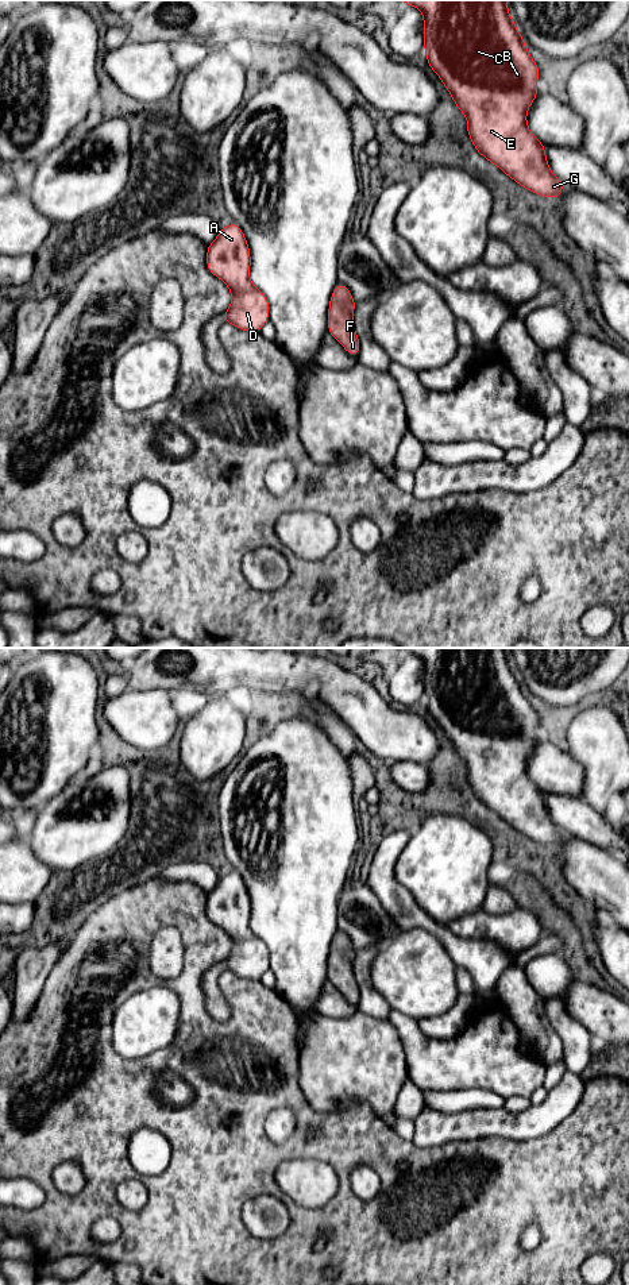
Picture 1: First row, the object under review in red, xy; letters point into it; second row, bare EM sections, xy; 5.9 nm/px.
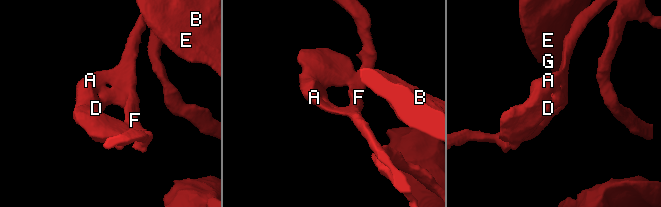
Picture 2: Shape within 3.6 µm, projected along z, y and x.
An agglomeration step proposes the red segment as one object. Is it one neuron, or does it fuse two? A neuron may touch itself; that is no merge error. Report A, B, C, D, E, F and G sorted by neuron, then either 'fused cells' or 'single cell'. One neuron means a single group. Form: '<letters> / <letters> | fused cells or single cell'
A B C D E F G | single cell

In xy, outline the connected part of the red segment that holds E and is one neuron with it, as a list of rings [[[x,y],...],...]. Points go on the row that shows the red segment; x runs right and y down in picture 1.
[[[401,0],[402,4],[416,7],[424,20],[424,51],[432,72],[435,72],[455,105],[467,119],[467,134],[476,148],[490,163],[498,166],[526,190],[553,198],[563,193],[563,182],[551,171],[543,144],[529,130],[526,115],[530,104],[540,93],[536,82],[540,78],[540,69],[516,23],[508,11],[506,0]]]

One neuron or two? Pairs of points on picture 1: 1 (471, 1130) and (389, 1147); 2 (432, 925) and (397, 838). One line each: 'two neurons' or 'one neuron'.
1: two neurons
2: one neuron

